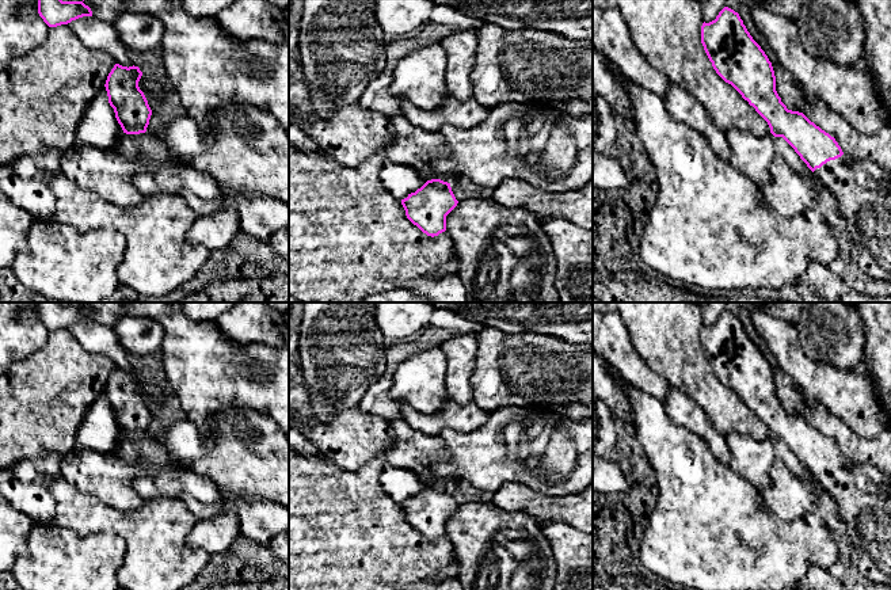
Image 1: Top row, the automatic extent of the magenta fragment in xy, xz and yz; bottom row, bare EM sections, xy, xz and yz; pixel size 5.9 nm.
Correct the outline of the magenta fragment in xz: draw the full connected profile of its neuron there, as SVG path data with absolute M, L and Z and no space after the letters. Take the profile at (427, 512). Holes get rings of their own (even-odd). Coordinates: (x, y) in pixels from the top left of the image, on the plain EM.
M441 483L427 484L401 503L407 522L431 541L446 534L446 519L457 507L450 487Z

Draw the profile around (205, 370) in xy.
M85 302L83 305L92 315L92 320L113 327L125 316L145 316L157 320L164 328L163 366L168 389L179 399L186 414L201 431L202 444L210 449L216 444L216 435L206 430L206 422L224 411L225 404L248 407L273 419L289 439L289 349L267 347L252 343L248 347L235 347L216 321L190 320L184 315L175 313L170 302Z

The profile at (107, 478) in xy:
M91 450L61 457L61 475L66 483L115 510L134 511L144 505L134 487L141 471L114 454Z

